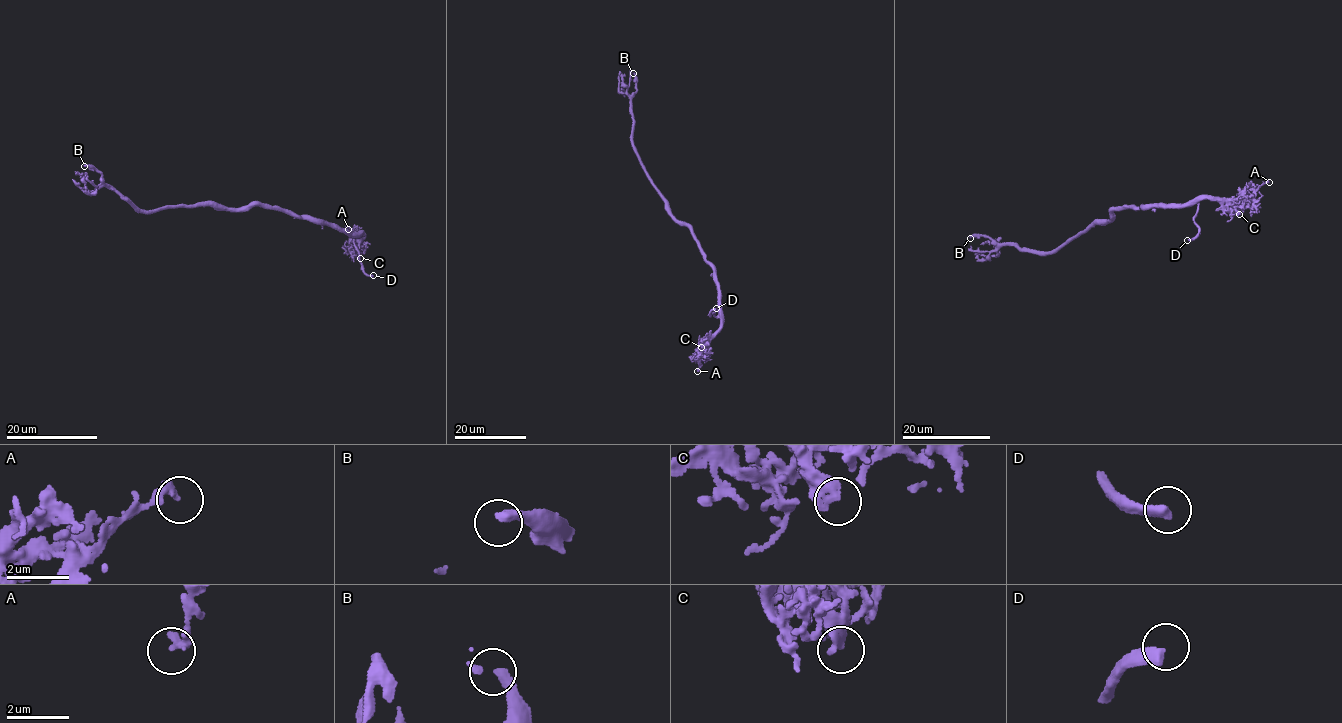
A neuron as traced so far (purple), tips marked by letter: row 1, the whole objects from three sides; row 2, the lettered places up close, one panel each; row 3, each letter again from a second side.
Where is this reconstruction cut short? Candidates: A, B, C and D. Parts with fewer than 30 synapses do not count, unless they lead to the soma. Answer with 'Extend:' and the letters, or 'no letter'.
Extend: D

